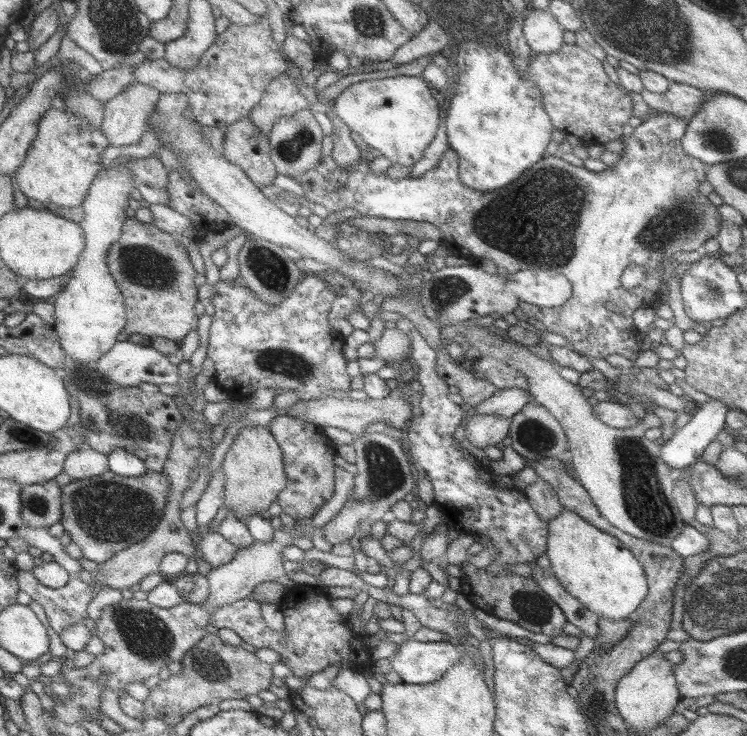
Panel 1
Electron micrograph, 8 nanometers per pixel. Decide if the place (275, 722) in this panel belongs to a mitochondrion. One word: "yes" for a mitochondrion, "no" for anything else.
no

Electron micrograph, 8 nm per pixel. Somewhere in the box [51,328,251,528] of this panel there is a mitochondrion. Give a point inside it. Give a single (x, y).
(117, 422)

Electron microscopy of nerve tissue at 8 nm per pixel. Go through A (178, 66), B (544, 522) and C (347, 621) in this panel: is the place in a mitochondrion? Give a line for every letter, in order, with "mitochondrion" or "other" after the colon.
A: other
B: other
C: other

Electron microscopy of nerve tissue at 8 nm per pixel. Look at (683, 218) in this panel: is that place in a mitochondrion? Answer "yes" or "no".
yes

